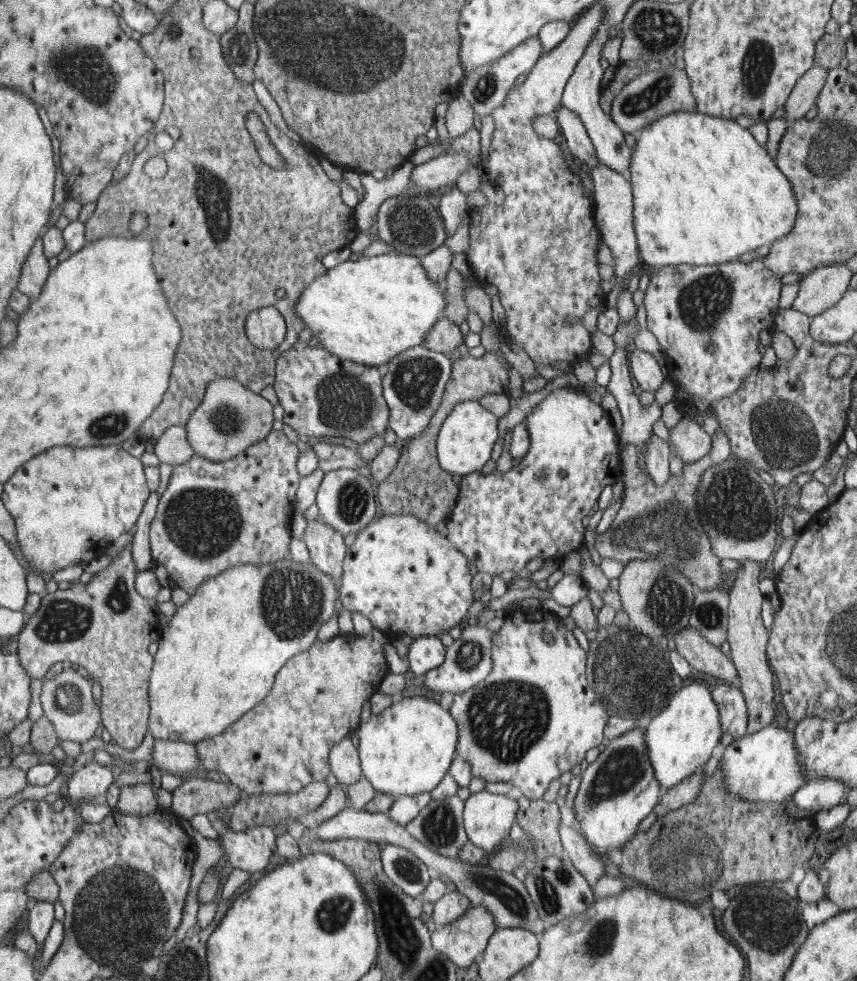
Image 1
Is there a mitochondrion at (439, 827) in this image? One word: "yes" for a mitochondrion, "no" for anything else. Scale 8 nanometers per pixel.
yes

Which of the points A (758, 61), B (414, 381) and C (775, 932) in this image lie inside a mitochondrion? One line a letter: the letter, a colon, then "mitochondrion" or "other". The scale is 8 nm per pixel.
A: mitochondrion
B: mitochondrion
C: mitochondrion

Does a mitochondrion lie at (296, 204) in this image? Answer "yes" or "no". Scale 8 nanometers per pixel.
no

